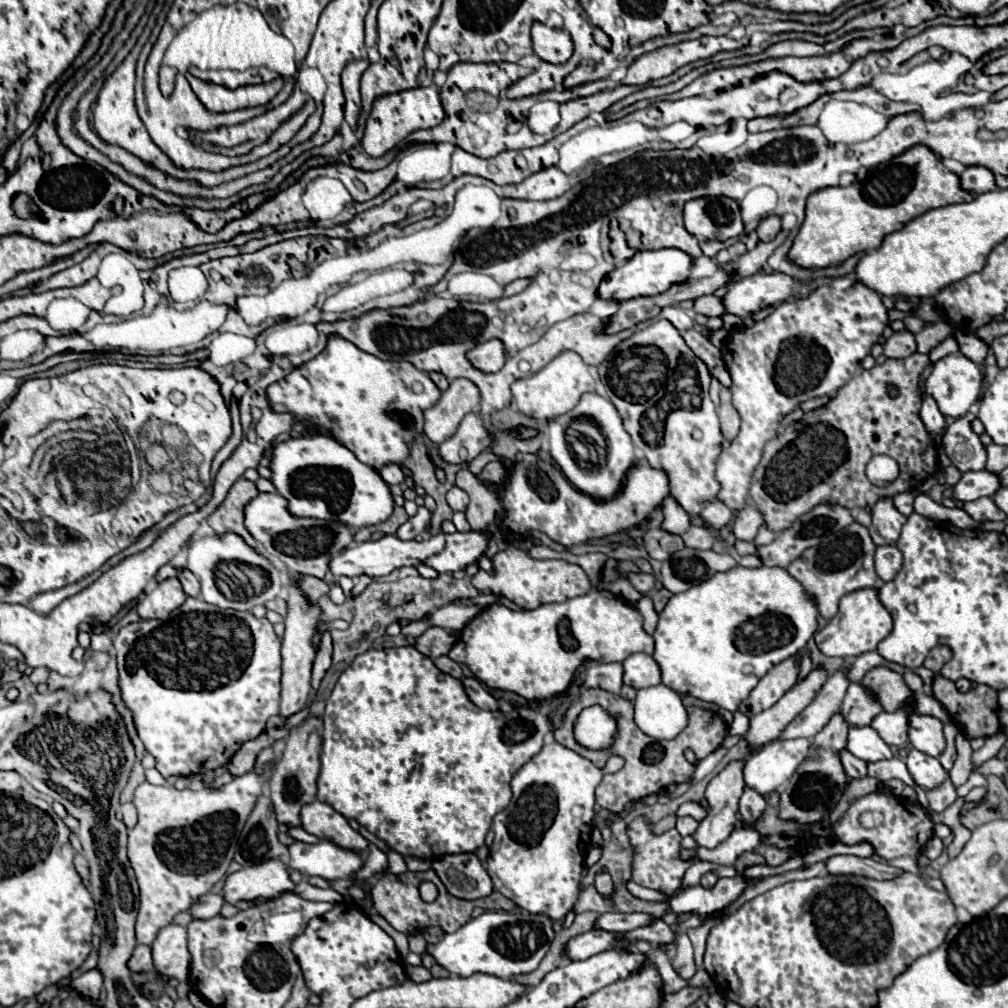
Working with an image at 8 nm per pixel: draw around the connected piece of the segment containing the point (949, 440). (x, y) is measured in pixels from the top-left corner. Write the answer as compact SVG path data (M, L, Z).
M966 413L964 417L948 417L946 431L938 445L938 449L944 451L952 465L956 465L962 473L980 471L986 465L986 449L970 425L974 417L976 415L972 413Z

